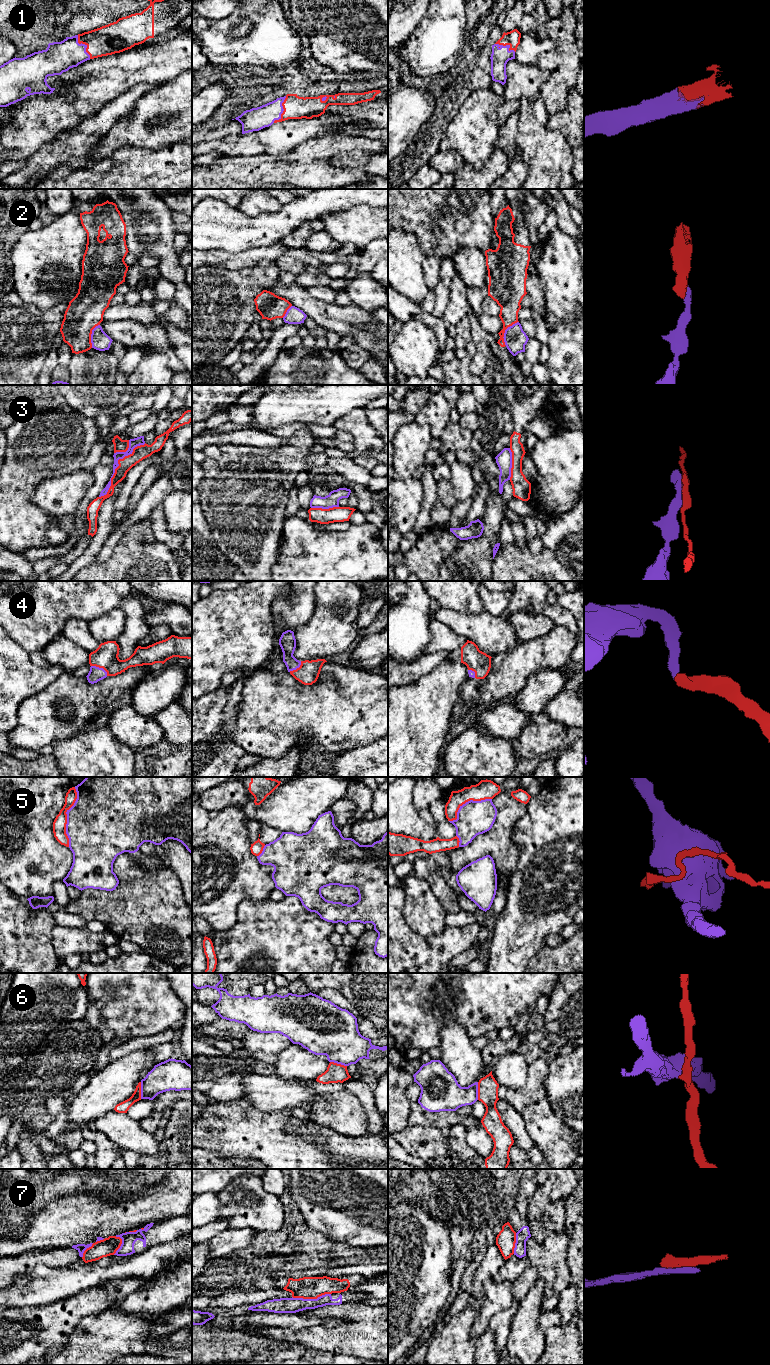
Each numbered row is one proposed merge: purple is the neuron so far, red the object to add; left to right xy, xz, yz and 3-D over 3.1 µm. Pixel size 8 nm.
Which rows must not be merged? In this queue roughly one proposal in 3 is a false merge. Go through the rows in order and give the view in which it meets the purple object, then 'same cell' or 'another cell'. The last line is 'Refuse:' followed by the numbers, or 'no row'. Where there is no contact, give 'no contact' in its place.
1: contact in xz; same cell
2: contact in yz; another cell
3: contact in xy; another cell
4: contact in xy; same cell
5: contact in xy; another cell
6: contact in yz; another cell
7: contact in xz; another cell
Refuse: 2, 3, 5, 6, 7

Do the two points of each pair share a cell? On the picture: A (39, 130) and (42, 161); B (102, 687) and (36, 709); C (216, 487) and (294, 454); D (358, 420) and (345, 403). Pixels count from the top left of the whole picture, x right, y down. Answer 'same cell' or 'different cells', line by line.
A: different cells
B: same cell
C: same cell
D: different cells

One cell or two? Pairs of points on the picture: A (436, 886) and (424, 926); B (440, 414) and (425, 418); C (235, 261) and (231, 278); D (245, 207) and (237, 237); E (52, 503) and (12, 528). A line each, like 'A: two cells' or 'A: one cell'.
A: two cells
B: one cell
C: two cells
D: two cells
E: two cells

